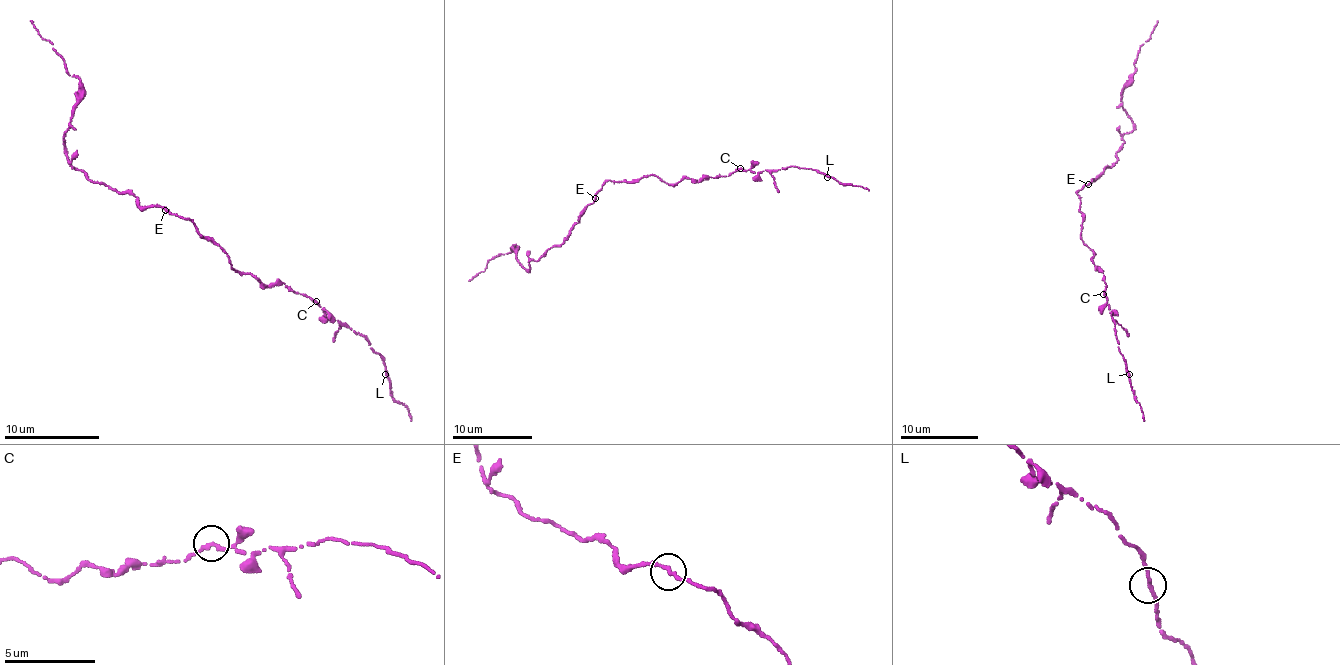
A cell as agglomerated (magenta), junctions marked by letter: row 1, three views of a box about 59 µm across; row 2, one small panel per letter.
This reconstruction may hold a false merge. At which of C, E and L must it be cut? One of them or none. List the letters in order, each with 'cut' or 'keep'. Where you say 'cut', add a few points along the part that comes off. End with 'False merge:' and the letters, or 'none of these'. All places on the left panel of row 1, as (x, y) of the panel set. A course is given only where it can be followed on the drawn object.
C: keep
E: keep
L: keep
False merge: none of these

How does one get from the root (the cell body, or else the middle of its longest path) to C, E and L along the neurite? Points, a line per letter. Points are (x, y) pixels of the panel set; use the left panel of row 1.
C: (195, 228), (224, 251), (233, 269), (250, 274), (264, 285), (285, 283), (295, 292), (316, 301)
E: (195, 228), (189, 219), (165, 209)
L: (195, 228), (224, 251), (233, 269), (264, 285), (285, 283), (328, 318), (346, 323), (383, 359), (385, 374)

